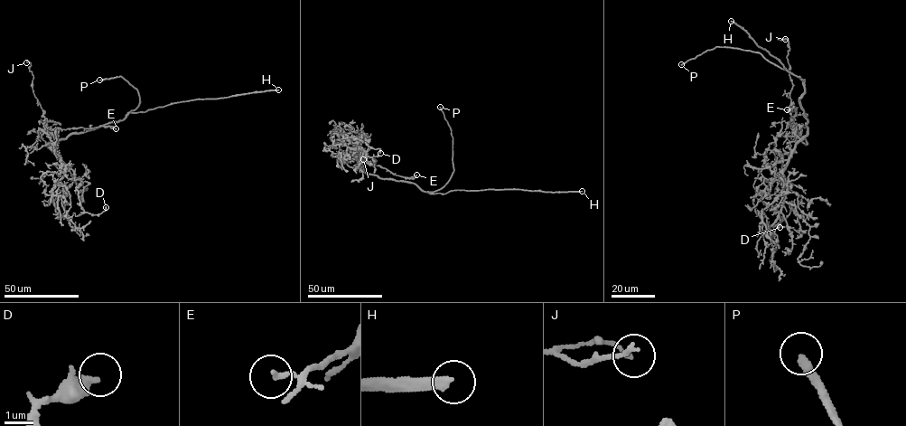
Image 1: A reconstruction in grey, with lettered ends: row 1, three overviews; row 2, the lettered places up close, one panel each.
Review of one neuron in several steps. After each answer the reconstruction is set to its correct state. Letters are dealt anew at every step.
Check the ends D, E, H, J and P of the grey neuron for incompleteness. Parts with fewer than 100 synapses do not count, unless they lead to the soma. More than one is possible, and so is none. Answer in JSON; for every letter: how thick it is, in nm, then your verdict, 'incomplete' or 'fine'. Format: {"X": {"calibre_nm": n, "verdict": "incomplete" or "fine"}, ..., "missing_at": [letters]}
{"D": {"calibre_nm": 400, "verdict": "fine"}, "E": {"calibre_nm": 170, "verdict": "fine"}, "H": {"calibre_nm": 280, "verdict": "incomplete"}, "J": {"calibre_nm": 120, "verdict": "fine"}, "P": {"calibre_nm": 240, "verdict": "incomplete"}, "missing_at": ["H", "P"]}

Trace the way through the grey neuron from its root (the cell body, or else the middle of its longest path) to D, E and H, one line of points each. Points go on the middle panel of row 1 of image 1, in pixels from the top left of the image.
D: (402, 181), (368, 175), (354, 154), (368, 150), (364, 135), (362, 140), (375, 149), (379, 148), (380, 153)
E: (402, 181), (368, 175), (359, 165), (364, 161), (369, 165), (379, 165), (403, 177), (414, 178), (416, 175)
H: (402, 181), (414, 183), (430, 194), (457, 190), (516, 188), (553, 193), (582, 191)

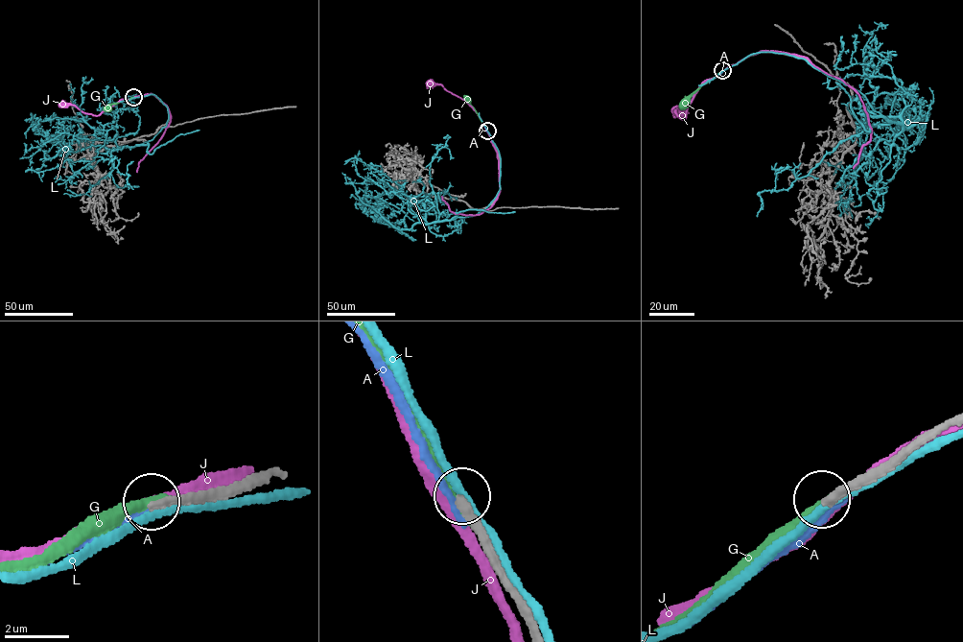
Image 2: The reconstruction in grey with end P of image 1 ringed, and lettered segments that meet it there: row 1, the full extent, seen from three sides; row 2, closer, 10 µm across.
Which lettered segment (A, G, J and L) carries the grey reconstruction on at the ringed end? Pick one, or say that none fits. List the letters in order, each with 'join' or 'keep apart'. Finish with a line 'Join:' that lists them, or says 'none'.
A: keep apart
G: keep apart
J: keep apart
L: keep apart
Join: none

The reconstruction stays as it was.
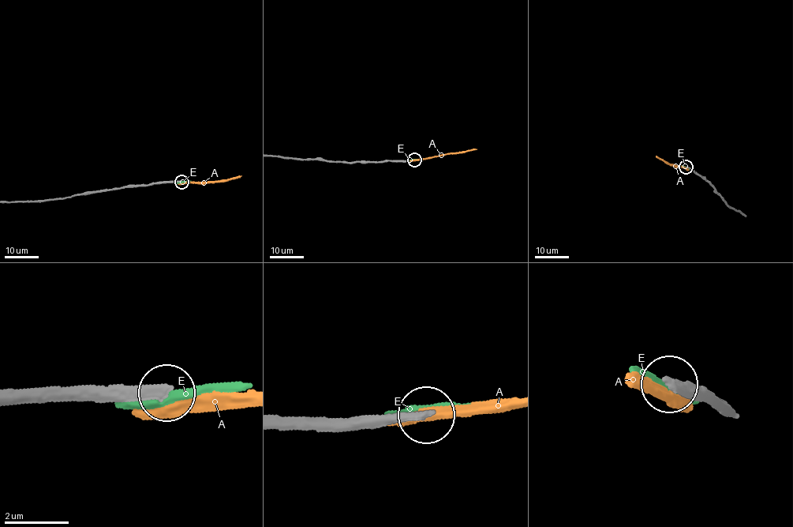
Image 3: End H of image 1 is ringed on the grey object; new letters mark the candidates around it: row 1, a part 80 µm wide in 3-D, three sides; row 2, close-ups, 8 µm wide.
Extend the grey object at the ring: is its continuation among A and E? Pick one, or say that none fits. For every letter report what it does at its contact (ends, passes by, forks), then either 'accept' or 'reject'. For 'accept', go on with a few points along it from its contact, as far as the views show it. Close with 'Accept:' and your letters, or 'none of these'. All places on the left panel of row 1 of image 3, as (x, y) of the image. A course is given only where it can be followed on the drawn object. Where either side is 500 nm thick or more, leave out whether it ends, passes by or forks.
A: it ends; reject
E: it ends; reject
Accept: none of these

